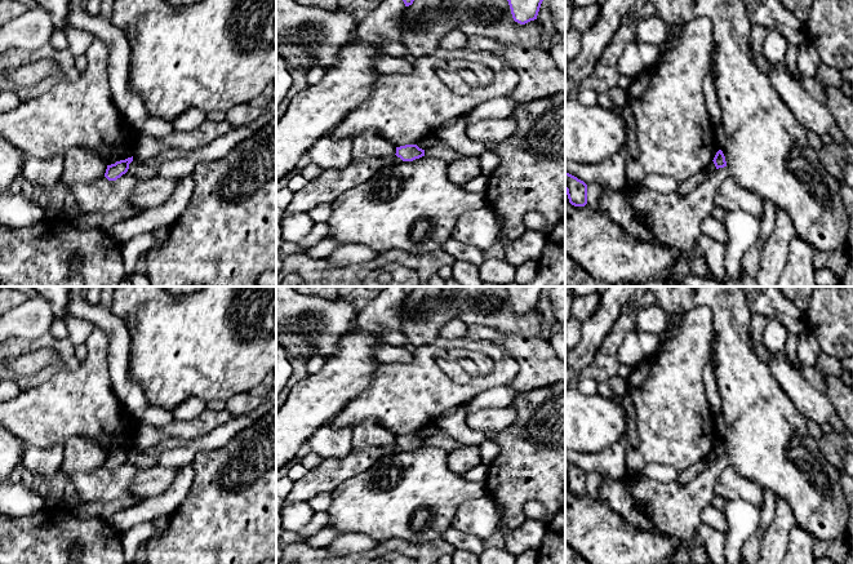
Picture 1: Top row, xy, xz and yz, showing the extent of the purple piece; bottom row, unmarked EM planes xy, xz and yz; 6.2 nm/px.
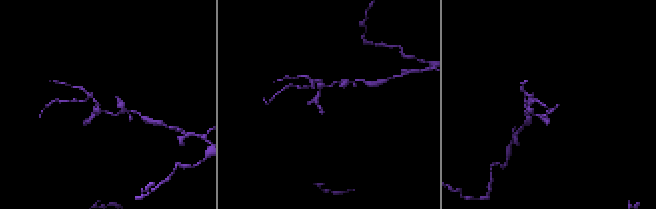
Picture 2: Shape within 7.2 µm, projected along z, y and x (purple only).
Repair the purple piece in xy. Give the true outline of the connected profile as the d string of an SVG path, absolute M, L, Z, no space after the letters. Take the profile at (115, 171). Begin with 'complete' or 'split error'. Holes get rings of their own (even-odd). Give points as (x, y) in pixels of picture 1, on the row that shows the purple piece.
complete; M133 156L125 160L116 161L115 164L107 165L105 177L108 181L116 181L123 174L125 174L129 169L129 164L133 161Z

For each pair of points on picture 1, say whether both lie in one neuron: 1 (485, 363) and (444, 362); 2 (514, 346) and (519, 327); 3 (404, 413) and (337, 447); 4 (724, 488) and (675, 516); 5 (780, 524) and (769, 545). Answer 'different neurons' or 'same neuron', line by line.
1: same neuron
2: different neurons
3: different neurons
4: different neurons
5: same neuron

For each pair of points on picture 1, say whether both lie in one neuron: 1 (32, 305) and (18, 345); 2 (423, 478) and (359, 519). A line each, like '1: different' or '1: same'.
1: different
2: same

